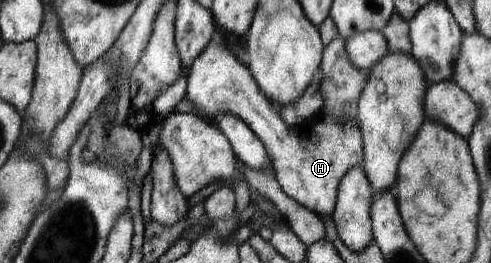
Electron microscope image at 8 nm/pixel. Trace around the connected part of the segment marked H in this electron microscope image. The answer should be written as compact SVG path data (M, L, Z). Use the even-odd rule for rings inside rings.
M218 39L208 42L206 48L194 59L187 73L187 91L185 95L200 111L196 114L202 118L214 117L218 120L222 113L235 114L247 123L261 139L265 149L272 158L272 168L281 189L298 204L315 212L320 218L332 217L336 212L338 187L341 178L352 168L361 167L363 161L363 138L358 124L351 119L342 123L328 111L305 119L301 126L289 126L265 94L259 89L251 70L237 57L235 52Z

